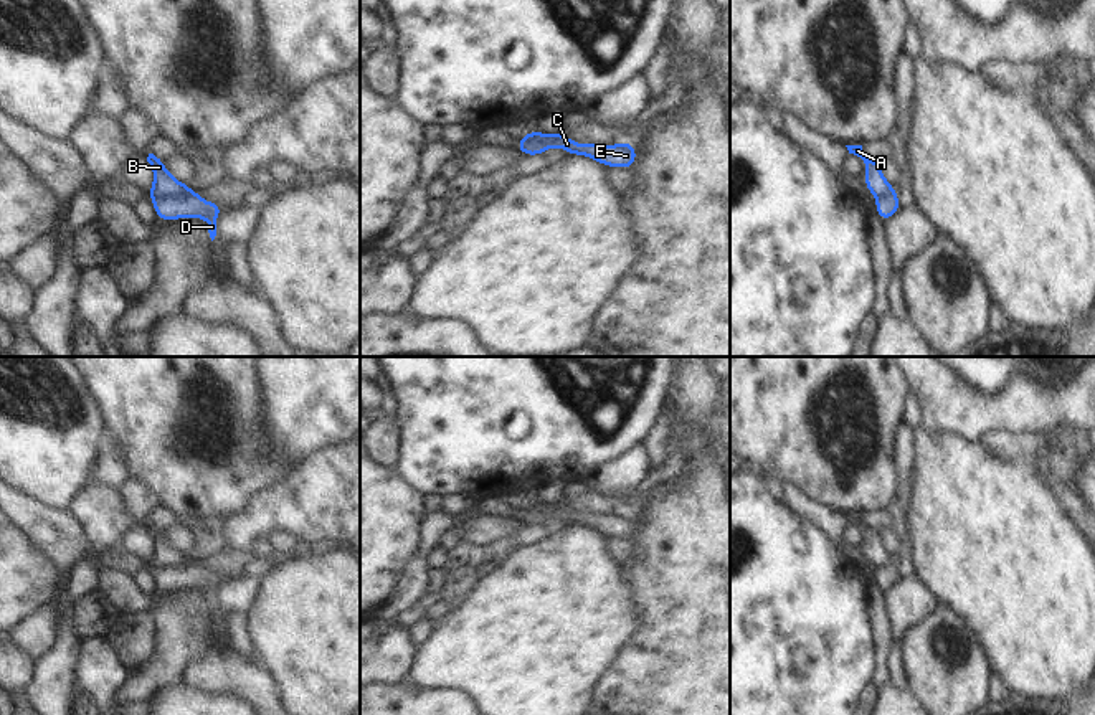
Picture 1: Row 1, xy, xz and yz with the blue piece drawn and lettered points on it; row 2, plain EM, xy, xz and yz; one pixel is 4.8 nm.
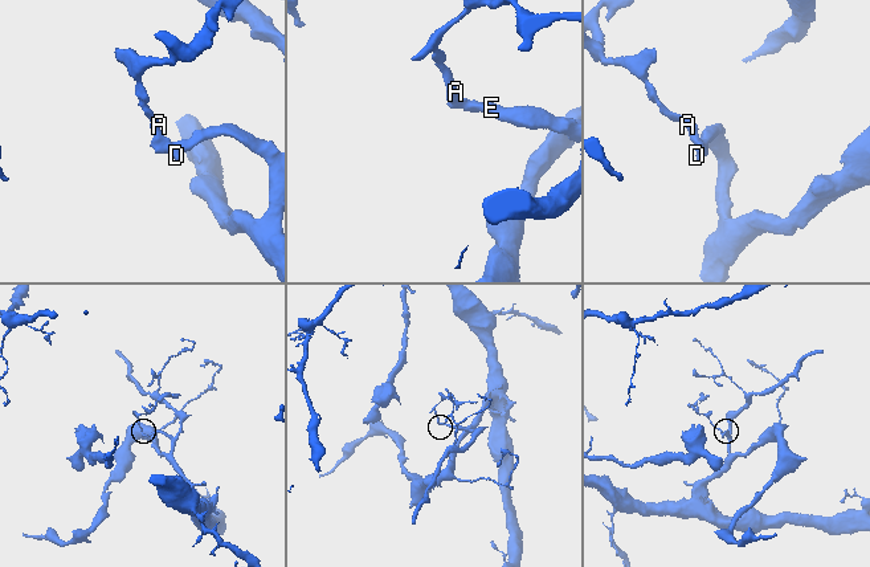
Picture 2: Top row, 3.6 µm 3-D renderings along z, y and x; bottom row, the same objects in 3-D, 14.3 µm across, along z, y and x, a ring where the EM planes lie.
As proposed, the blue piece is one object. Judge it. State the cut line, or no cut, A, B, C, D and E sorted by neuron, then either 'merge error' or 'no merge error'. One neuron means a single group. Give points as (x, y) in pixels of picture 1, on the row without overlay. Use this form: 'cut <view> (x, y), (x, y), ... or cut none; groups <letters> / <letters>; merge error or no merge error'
cut xy (192, 562), (152, 568); groups A B / C D E; merge error

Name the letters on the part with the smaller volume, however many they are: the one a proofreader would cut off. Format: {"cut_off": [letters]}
{"cut_off": ["A", "B"]}

